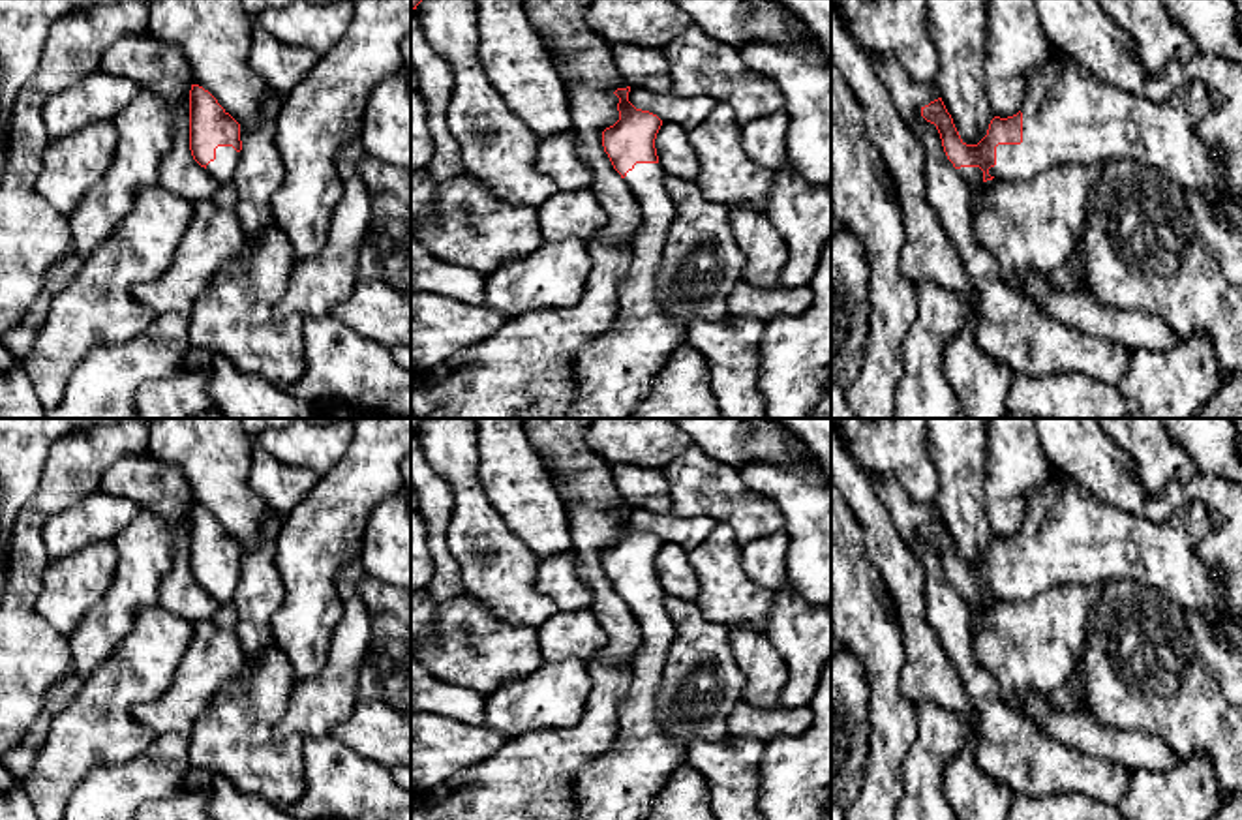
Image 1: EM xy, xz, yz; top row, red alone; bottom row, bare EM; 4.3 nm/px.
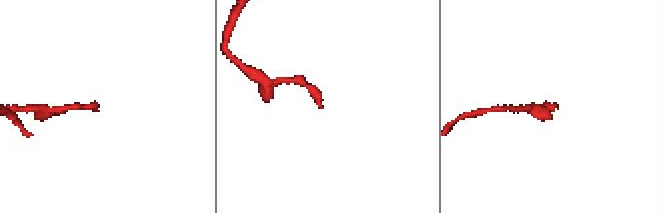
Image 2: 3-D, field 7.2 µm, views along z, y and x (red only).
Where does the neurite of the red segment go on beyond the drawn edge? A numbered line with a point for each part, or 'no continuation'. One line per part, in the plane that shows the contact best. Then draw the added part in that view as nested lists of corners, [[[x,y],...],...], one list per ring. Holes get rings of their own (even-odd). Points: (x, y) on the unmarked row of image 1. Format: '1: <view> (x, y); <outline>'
1: yz (1070, 535); [[[1053,473],[1036,488],[1021,524],[1022,563],[998,565],[996,585],[989,595],[996,602],[1019,602],[1062,584],[1101,585],[1107,580],[1135,580],[1158,589],[1184,612],[1218,617],[1229,612],[1221,582],[1197,554],[1197,542],[1216,524],[1216,514],[1191,505],[1171,520],[1154,522],[1116,509],[1073,477]]]

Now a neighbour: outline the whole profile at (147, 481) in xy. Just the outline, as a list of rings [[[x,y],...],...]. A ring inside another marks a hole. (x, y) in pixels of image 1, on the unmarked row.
[[[150,450],[114,460],[103,473],[99,490],[131,499],[141,510],[150,510],[174,524],[191,510],[191,486],[178,467],[163,463]]]

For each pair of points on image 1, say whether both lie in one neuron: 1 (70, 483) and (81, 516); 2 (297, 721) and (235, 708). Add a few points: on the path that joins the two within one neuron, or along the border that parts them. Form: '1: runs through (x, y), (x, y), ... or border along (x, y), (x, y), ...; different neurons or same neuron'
1: border along (98, 488), (59, 511), (42, 530); different neurons
2: border along (295, 685), (286, 713), (276, 725), (278, 738); different neurons

